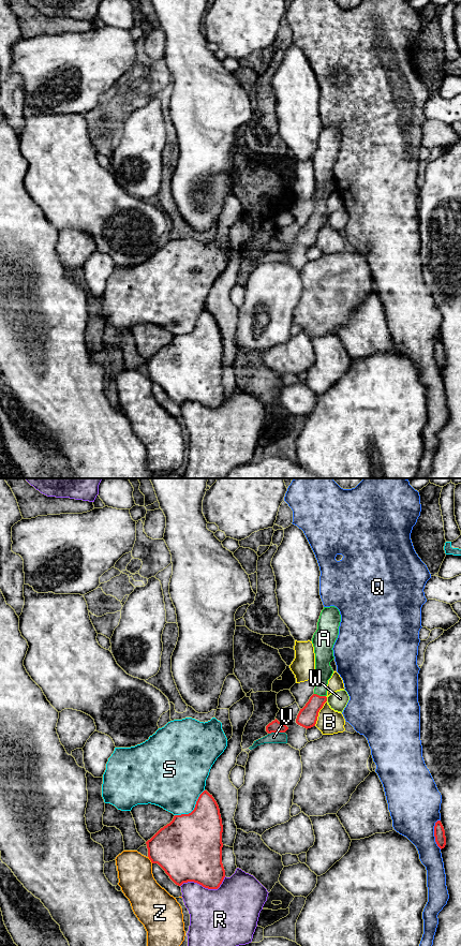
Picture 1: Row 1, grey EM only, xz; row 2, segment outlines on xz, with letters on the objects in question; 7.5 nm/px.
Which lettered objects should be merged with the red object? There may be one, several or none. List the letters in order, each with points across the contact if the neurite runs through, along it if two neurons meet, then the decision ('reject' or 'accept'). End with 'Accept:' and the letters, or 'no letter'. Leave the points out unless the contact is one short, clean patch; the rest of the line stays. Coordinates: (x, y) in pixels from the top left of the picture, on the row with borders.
A: across xz (307, 718), (318, 695), (323, 673) | accept
B: reject
Q: reject
R: reject
S: reject
V: reject
W: along xz (326, 697), (327, 700) | reject
Z: reject
Accept: A

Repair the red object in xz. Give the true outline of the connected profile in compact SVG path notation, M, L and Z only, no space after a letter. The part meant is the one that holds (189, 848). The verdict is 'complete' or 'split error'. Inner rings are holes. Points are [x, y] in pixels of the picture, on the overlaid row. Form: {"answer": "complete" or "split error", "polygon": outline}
{"answer": "complete", "polygon": "M204 790L191 813L175 815L169 824L146 842L148 857L178 886L194 882L208 889L218 889L225 877L222 863L222 832L219 805L212 795Z"}

